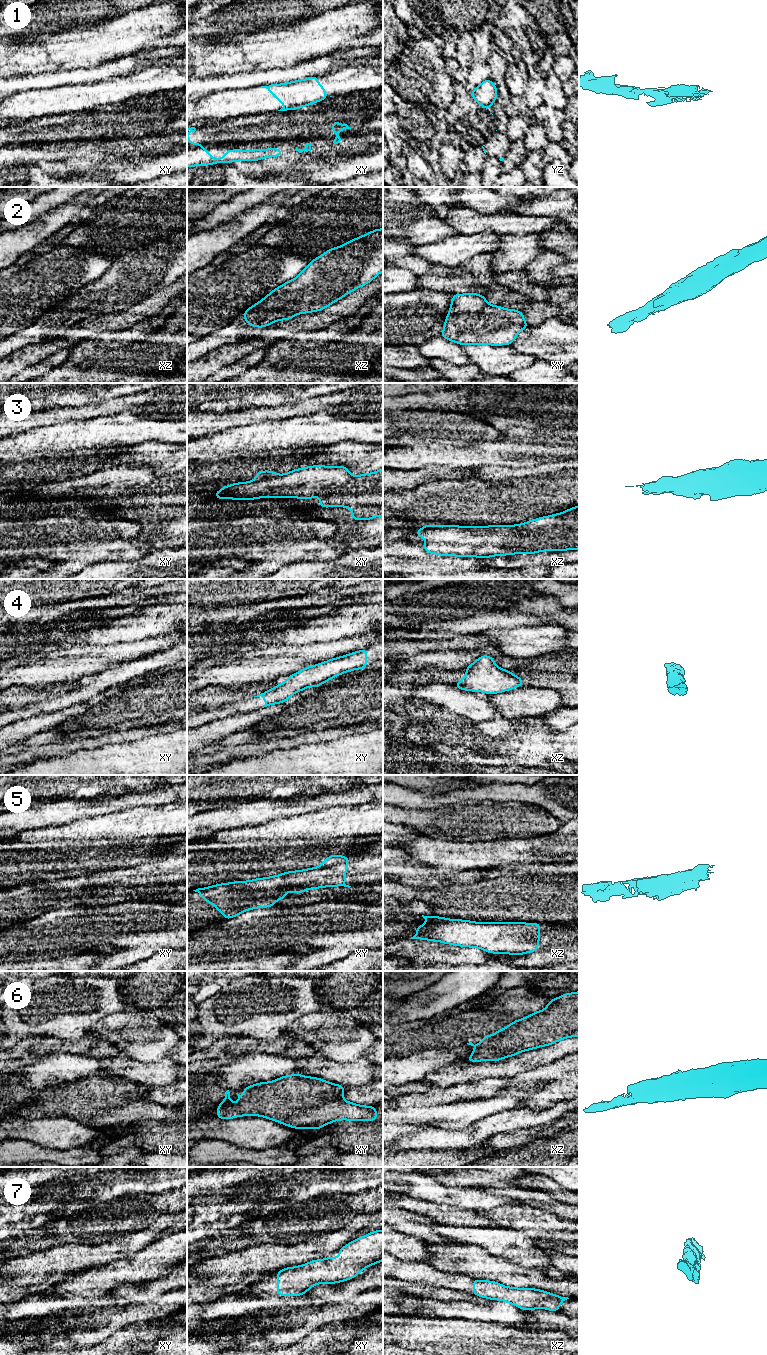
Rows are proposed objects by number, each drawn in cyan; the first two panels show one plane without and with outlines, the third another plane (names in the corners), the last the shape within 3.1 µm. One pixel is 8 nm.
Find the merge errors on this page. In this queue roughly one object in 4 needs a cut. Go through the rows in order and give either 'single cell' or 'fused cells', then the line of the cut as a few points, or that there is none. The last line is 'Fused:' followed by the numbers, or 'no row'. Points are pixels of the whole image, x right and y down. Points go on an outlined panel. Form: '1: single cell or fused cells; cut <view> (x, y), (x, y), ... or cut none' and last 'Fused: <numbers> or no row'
1: fused cells; cut xy (301, 106), (293, 106), (291, 108)
2: single cell; cut none
3: single cell; cut none
4: single cell; cut none
5: single cell; cut none
6: single cell; cut none
7: single cell; cut none
Fused: 1

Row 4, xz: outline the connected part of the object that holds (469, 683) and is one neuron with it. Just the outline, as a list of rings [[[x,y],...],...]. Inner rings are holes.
[[[481,656],[465,668],[466,677],[454,686],[461,690],[495,694],[524,685],[520,677],[498,667],[493,660],[491,656]]]

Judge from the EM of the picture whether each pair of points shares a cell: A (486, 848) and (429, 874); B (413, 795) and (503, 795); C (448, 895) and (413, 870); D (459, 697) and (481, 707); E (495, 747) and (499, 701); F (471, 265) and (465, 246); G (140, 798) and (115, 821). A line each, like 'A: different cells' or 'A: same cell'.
A: different cells
B: same cell
C: different cells
D: same cell
E: different cells
F: different cells
G: different cells

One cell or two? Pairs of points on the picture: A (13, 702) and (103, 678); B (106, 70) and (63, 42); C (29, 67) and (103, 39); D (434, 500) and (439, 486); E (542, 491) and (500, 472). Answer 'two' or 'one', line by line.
A: two
B: two
C: one
D: one
E: two

